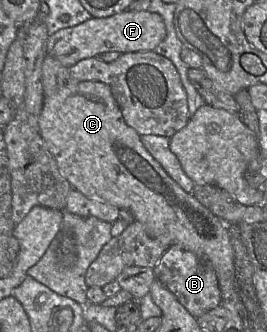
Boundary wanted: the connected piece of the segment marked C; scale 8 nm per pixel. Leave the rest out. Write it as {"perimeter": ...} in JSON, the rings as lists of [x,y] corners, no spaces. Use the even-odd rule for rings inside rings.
{"perimeter":[[[82,81],[75,85],[66,85],[56,94],[44,97],[39,117],[39,134],[71,188],[89,199],[108,203],[120,210],[128,210],[144,226],[149,236],[165,246],[179,245],[193,252],[203,264],[215,271],[221,298],[233,297],[237,281],[228,225],[191,193],[185,192],[150,155],[140,135],[125,123],[109,86],[98,81]]]}

